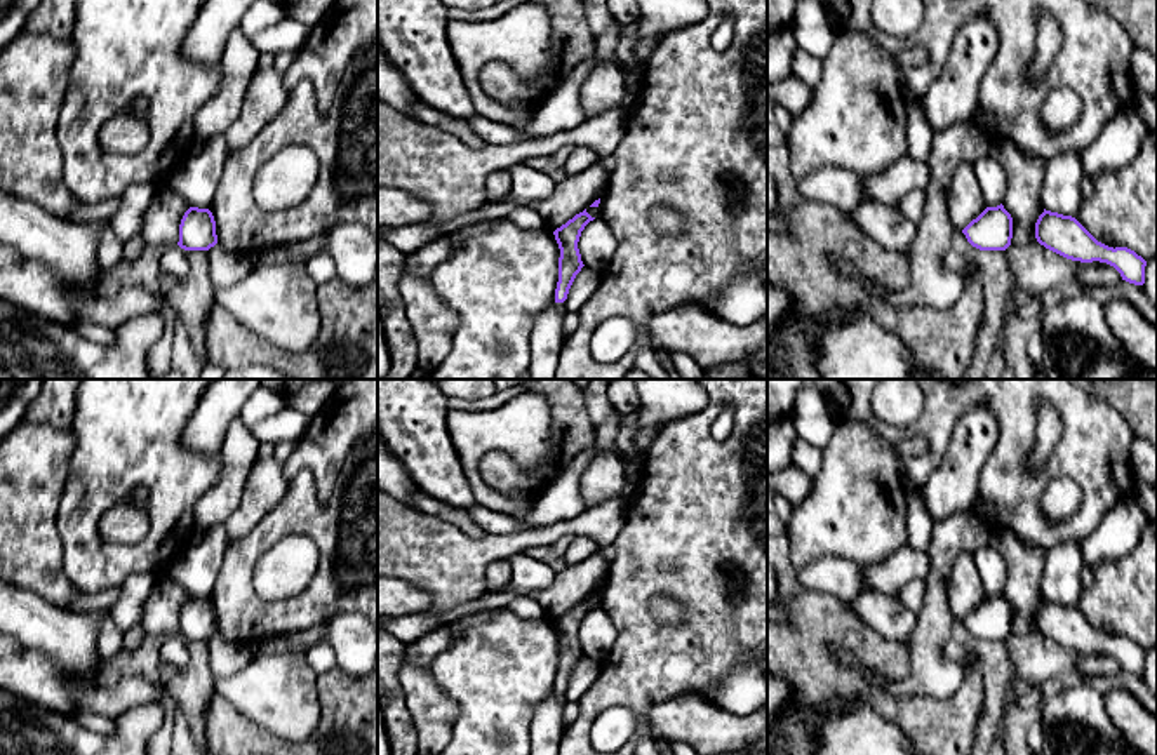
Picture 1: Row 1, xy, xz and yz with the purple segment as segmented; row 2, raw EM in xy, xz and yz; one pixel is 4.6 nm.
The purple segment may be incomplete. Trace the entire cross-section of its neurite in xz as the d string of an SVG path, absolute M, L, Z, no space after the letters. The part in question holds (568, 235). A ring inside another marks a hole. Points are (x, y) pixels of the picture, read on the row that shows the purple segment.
M586 209L569 219L565 224L553 231L555 240L560 249L558 257L558 282L555 289L555 303L564 303L567 299L569 289L576 275L585 266L578 249L578 242L585 226L593 221Z

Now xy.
M190 207L179 224L177 245L184 251L209 251L217 244L216 221L209 209Z

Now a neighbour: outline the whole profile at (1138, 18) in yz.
M1086 0L1112 16L1133 38L1157 59L1157 0Z

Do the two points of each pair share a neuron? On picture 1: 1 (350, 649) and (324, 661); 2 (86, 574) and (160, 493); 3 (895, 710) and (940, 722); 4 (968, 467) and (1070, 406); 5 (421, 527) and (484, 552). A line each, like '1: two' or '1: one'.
1: two
2: one
3: one
4: two
5: one

